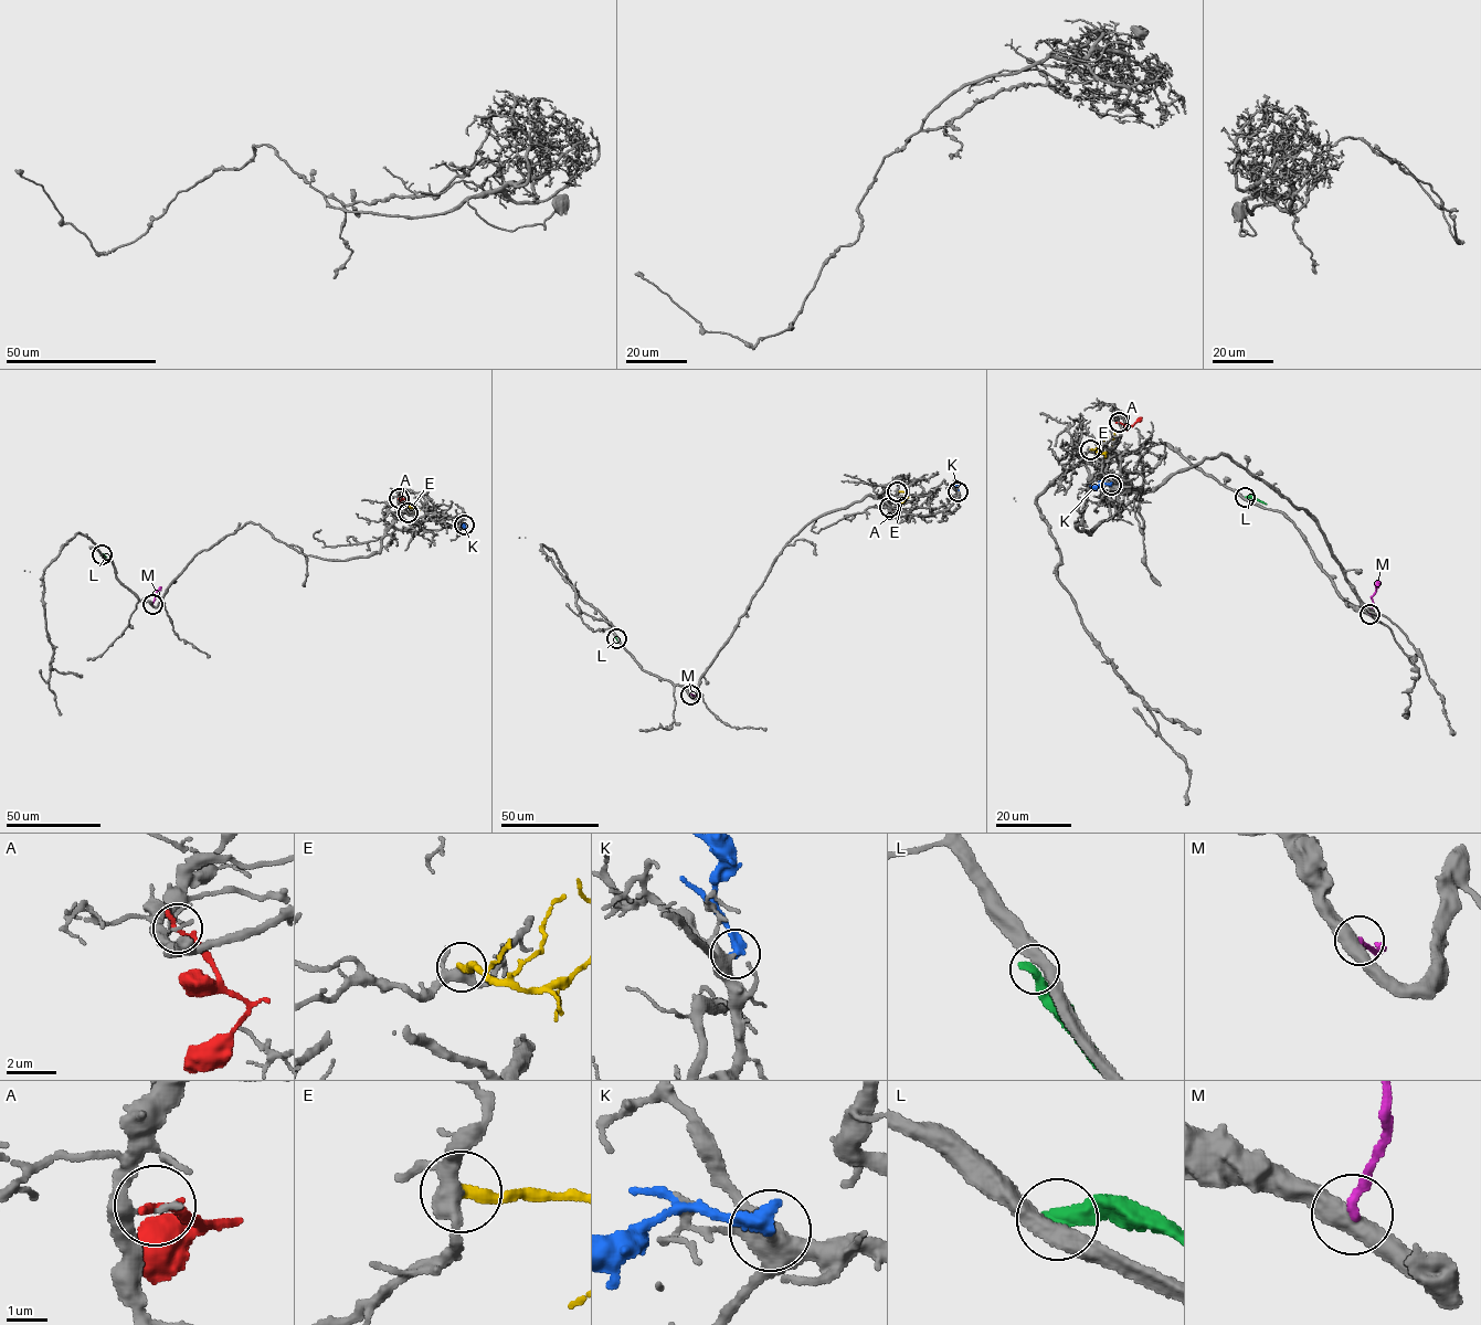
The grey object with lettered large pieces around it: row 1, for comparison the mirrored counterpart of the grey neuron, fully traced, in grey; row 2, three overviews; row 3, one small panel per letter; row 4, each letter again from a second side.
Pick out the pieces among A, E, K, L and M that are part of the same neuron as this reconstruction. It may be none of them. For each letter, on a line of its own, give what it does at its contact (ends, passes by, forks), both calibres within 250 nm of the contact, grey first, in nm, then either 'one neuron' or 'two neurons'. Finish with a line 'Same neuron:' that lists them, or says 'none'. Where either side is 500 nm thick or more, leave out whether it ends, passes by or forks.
A: it ends; calibres 220 and 240 nm; two neurons
E: it ends; calibres 360 and 320 nm; two neurons
K: it ends; calibres 440 and 440 nm; two neurons
L: it ends; calibres 440 and 440 nm; two neurons
M: calibres 500 and 220 nm; two neurons
Same neuron: none

